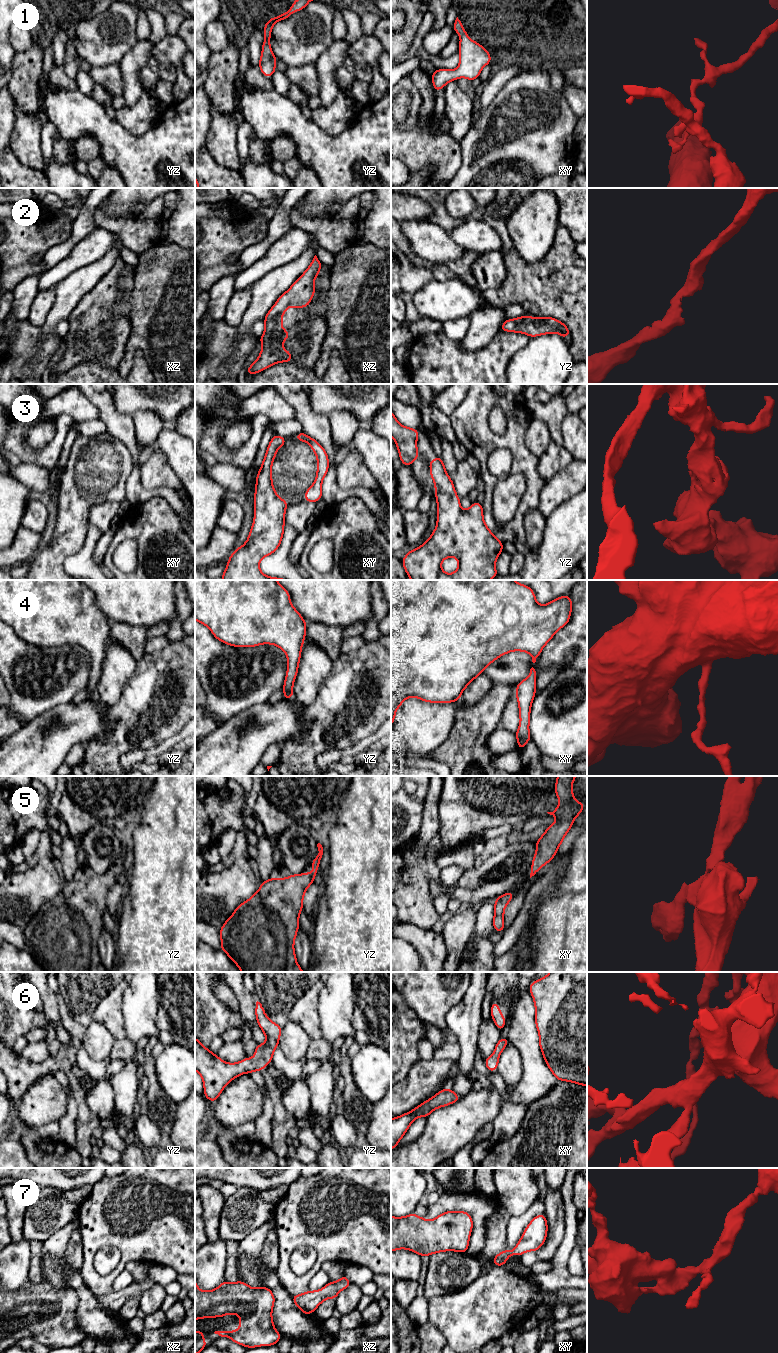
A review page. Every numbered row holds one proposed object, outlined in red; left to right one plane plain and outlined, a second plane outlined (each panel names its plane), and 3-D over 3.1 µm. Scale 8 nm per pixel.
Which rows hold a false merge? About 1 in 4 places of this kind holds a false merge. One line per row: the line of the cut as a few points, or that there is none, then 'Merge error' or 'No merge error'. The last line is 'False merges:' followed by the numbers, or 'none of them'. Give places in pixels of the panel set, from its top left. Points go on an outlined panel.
1: No split. No merge error
2: No split. No merge error
3: No split. No merge error
4: No split. No merge error
5: No split. No merge error
6: No split. No merge error
7: No split. No merge error
False merges: none of them

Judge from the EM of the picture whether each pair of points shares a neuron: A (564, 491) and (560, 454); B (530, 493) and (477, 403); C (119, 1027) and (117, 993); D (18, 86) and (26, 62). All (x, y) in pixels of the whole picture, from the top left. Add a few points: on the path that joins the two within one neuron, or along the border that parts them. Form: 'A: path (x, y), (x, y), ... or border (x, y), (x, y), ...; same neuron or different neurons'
A: border (573, 459), (546, 480); different neurons
B: path (528, 467), (507, 441), (494, 441), (482, 429); same neuron
C: path (115, 1019), (115, 1001); same neuron
D: path (24, 80), (26, 68); same neuron

